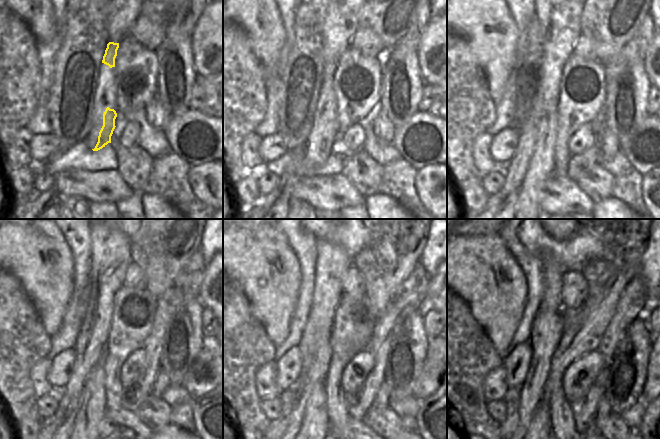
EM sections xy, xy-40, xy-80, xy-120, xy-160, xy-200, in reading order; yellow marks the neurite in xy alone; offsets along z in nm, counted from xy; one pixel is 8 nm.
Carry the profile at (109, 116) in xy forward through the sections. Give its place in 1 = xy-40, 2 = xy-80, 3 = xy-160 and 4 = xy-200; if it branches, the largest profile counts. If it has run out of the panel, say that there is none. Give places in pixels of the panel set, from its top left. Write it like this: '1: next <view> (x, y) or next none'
1: next xy-40 (314, 160)
2: next xy-80 (542, 166)
3: next xy-160 (315, 422)
4: next xy-200 (541, 420)

